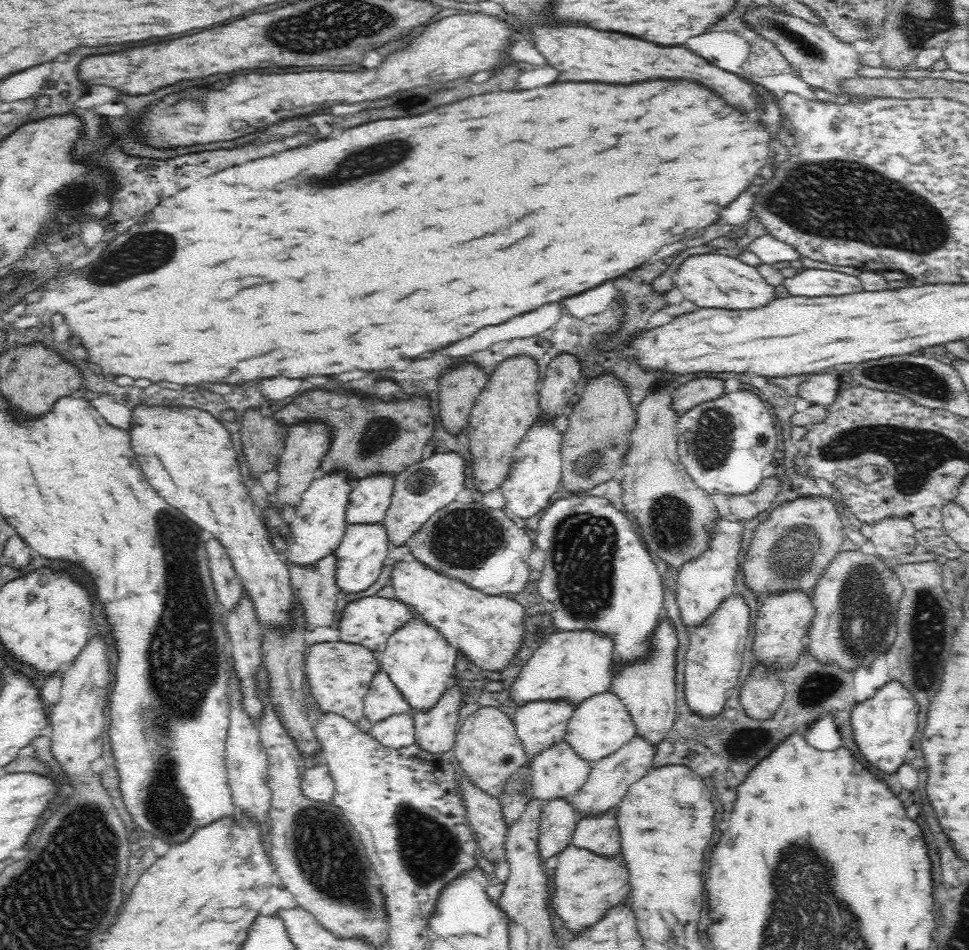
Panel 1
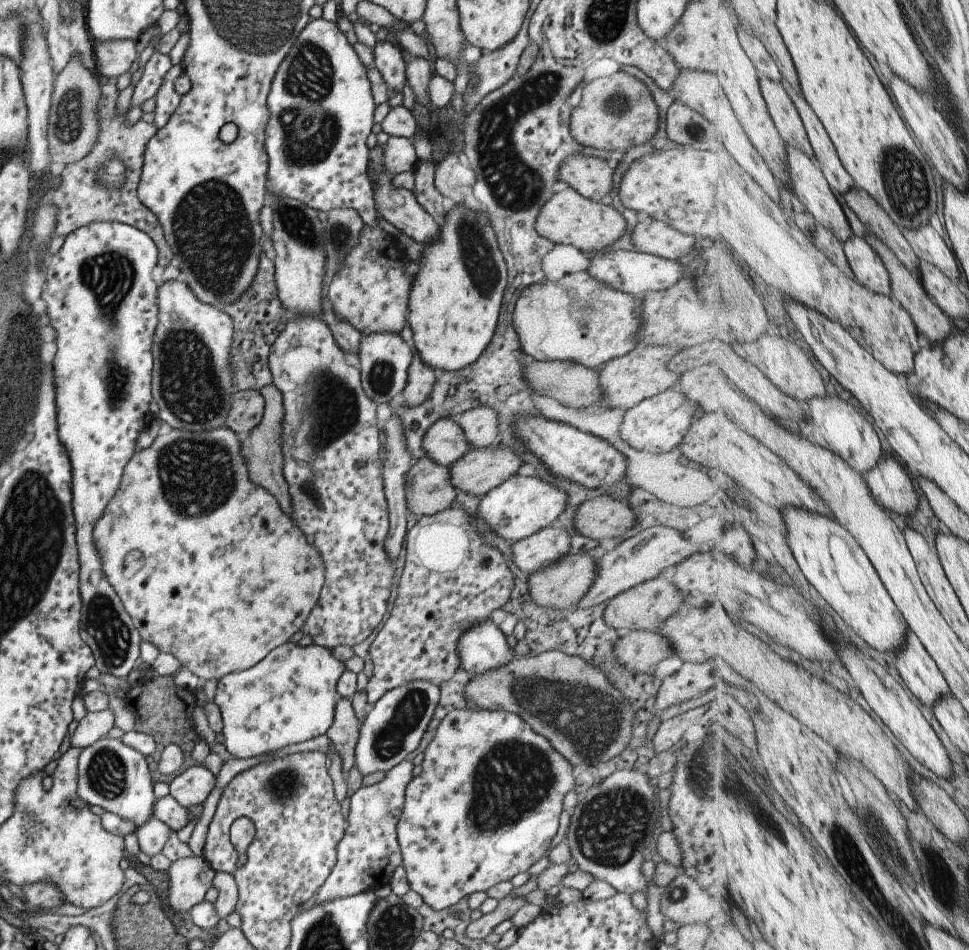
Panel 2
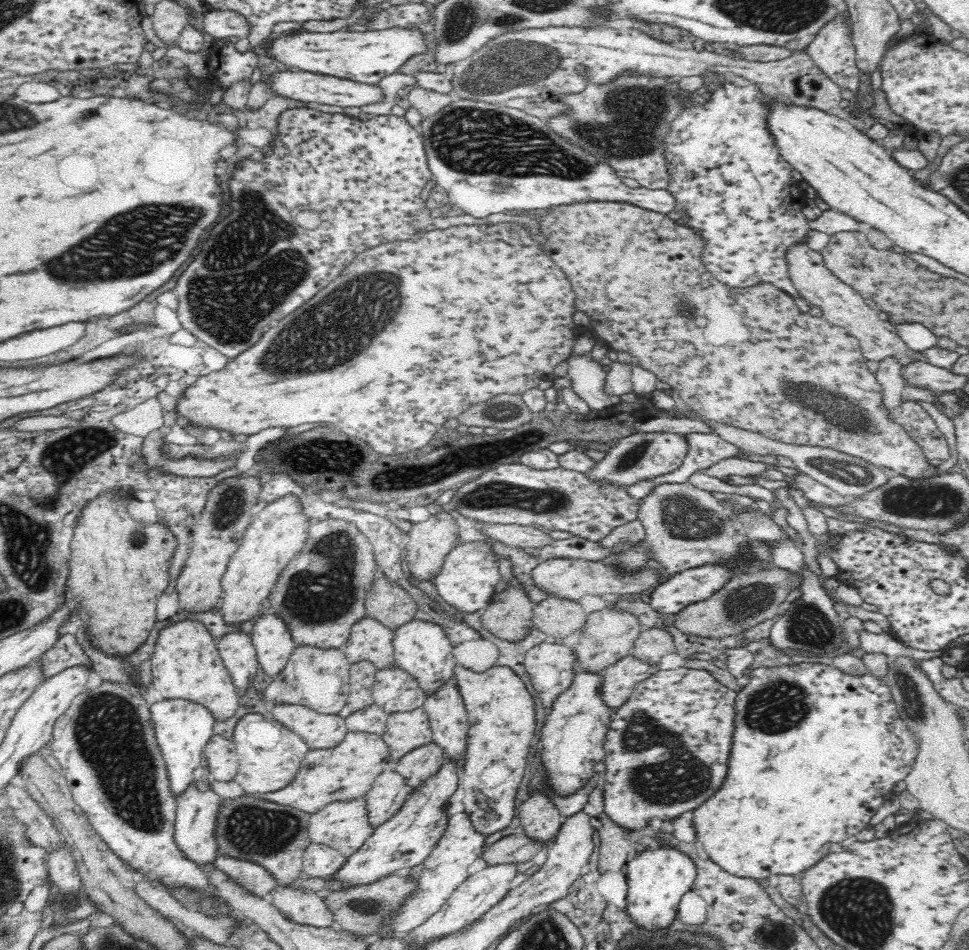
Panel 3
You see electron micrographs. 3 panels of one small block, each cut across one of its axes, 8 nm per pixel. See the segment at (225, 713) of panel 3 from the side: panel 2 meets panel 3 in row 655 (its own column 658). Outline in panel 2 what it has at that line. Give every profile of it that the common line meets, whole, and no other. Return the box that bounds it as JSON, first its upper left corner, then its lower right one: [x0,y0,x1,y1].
[617,146,921,377]

